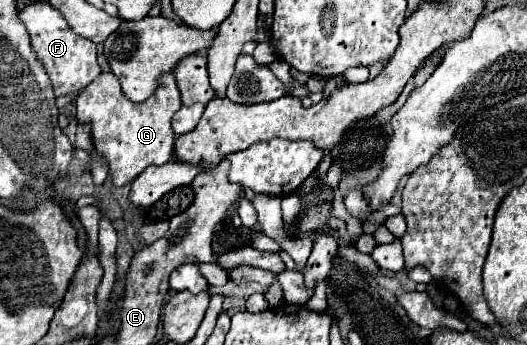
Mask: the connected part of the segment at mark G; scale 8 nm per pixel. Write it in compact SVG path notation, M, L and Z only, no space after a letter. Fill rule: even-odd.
M101 73L77 99L77 125L87 125L91 129L93 149L107 161L113 185L123 187L145 167L163 165L171 159L175 141L171 119L181 105L181 93L173 73L165 75L155 95L143 103L125 99L119 79L113 77L113 73Z

